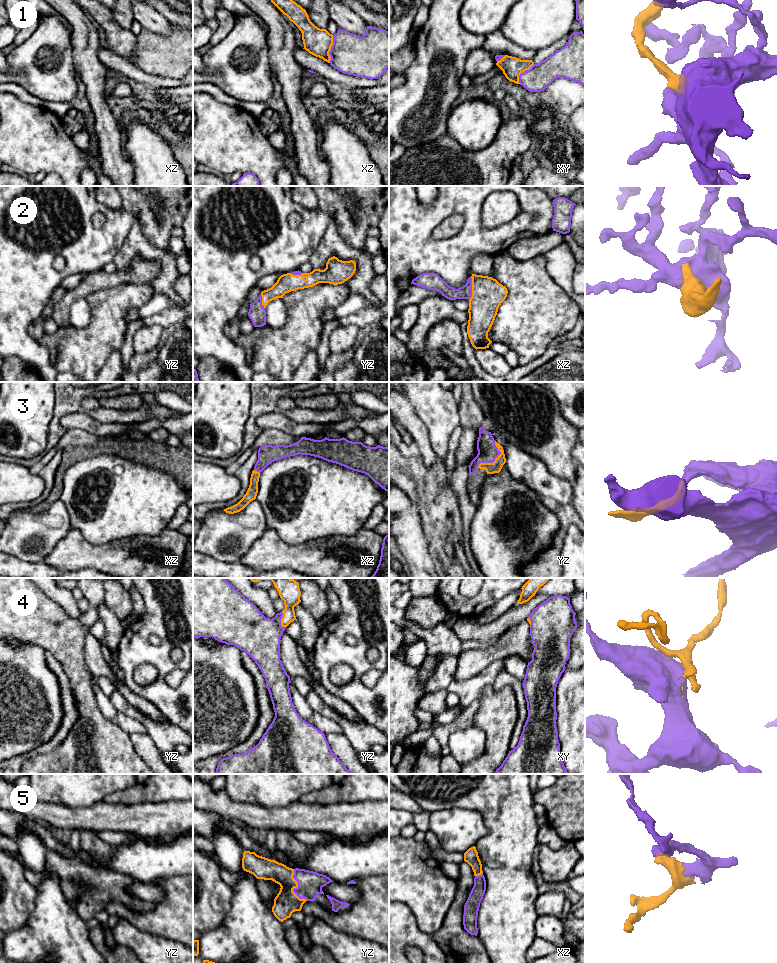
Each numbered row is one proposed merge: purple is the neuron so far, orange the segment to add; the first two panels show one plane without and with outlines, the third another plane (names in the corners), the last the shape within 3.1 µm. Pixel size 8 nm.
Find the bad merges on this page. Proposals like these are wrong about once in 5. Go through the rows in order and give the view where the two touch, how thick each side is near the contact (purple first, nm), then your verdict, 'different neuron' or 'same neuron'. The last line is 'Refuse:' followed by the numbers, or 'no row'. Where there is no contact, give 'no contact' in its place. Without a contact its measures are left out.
1: contact in xz; calibres 320 and 220 nm; same neuron
2: contact in xz; calibres 110 and 260 nm; same neuron
3: contact in yz; calibres 160 and 90 nm; same neuron
4: contact in yz; calibres 320 and 170 nm; same neuron
5: contact in yz; calibres 200 and 200 nm; same neuron
Refuse: no row

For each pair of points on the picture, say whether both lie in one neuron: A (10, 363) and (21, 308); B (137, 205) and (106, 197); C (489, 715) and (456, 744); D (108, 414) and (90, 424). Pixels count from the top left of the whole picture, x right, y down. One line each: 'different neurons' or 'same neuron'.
A: different neurons
B: different neurons
C: different neurons
D: different neurons

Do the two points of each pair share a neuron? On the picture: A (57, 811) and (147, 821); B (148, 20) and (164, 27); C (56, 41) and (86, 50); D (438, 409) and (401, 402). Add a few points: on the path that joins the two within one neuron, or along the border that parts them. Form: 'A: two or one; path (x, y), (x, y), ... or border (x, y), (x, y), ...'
A: one; path (79, 817), (125, 818)
B: one; path (152, 20), (160, 25)
C: two; border (70, 31), (71, 60), (75, 69)
D: two; border (400, 392), (406, 397), (424, 424)

